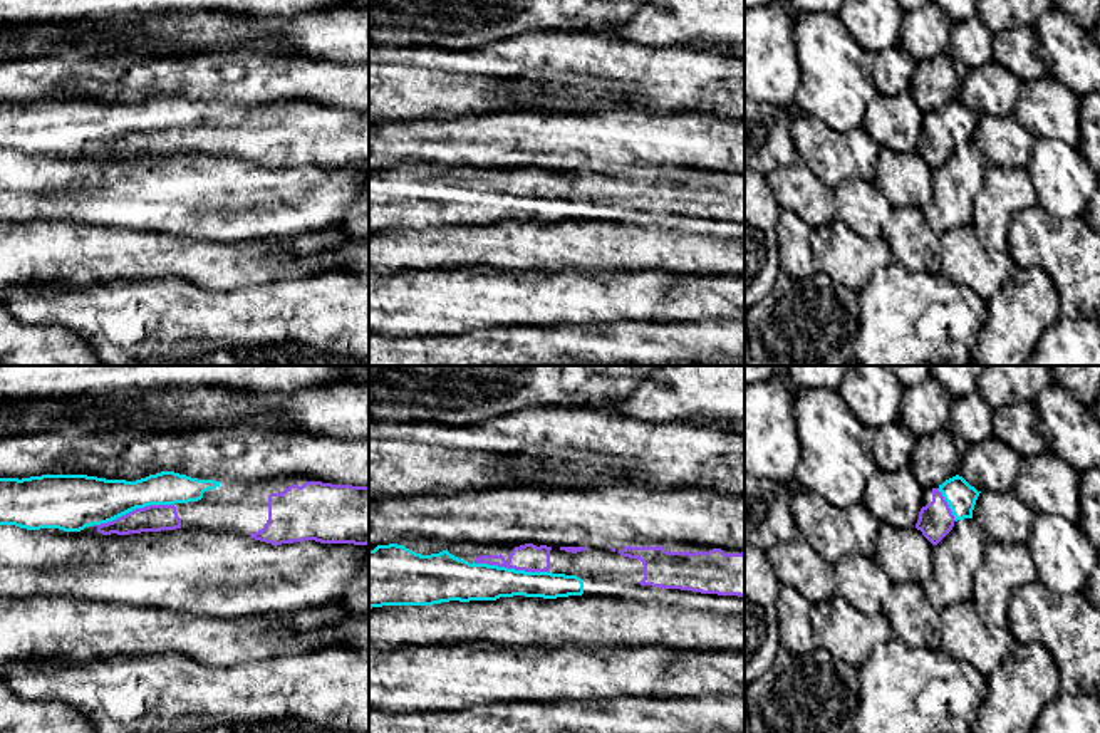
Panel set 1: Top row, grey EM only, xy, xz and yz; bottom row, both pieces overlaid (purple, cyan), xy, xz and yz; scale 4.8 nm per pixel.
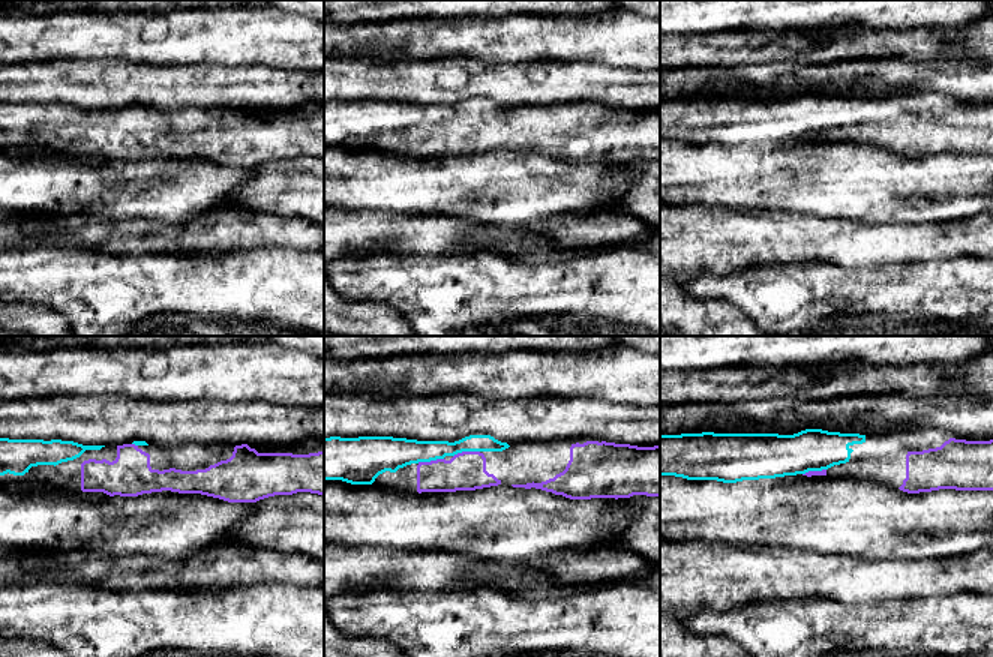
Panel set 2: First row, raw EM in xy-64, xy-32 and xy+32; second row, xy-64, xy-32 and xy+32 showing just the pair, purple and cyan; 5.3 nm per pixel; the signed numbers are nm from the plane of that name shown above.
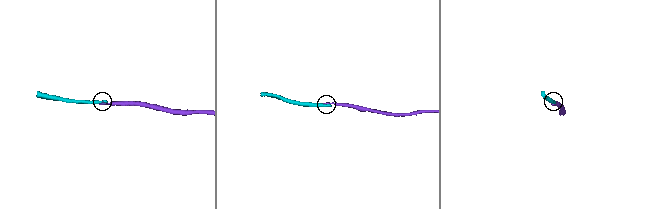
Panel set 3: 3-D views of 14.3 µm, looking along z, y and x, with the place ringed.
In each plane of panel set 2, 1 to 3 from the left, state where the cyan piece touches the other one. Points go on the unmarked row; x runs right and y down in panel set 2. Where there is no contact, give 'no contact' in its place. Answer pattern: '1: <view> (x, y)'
1: xy-64 (134, 108)
2: xy-32 (465, 116)
3: xy+32 (813, 135)

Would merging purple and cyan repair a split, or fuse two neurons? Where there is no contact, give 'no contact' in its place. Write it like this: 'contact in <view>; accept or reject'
contact in xy; accept

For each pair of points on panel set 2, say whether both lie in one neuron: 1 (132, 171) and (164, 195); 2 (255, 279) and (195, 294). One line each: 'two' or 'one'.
1: one
2: one

